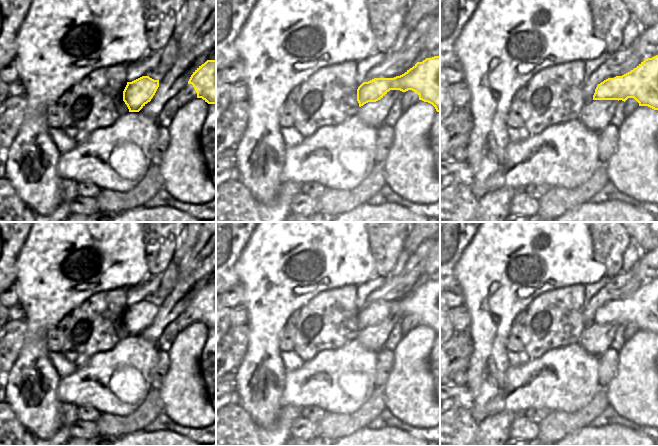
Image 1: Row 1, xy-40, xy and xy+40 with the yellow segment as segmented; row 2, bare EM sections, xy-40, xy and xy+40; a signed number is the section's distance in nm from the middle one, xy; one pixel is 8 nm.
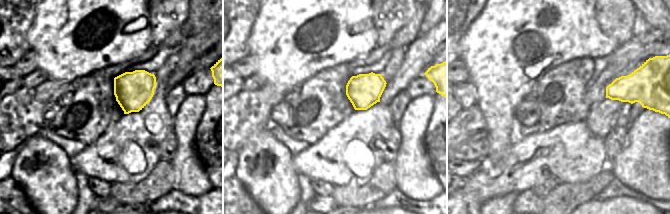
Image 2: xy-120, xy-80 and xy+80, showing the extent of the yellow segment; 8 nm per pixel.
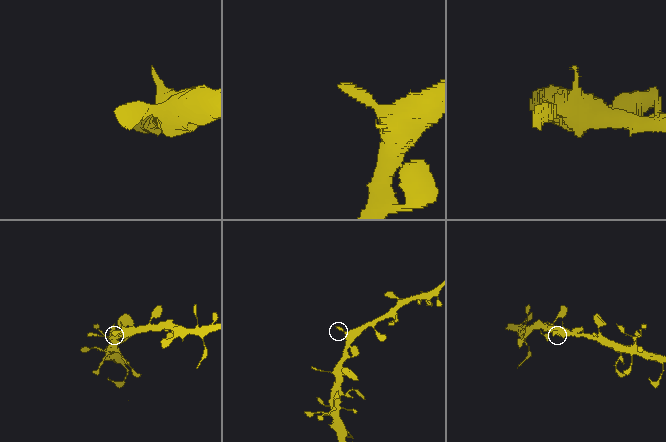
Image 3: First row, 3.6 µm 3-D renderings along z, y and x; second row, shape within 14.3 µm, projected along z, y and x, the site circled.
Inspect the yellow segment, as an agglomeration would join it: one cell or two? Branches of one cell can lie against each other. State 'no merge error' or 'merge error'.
no merge error

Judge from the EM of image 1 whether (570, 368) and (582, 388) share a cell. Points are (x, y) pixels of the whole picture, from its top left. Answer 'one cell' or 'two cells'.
one cell

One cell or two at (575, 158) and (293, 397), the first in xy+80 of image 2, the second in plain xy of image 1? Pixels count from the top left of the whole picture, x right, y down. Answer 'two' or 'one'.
one

